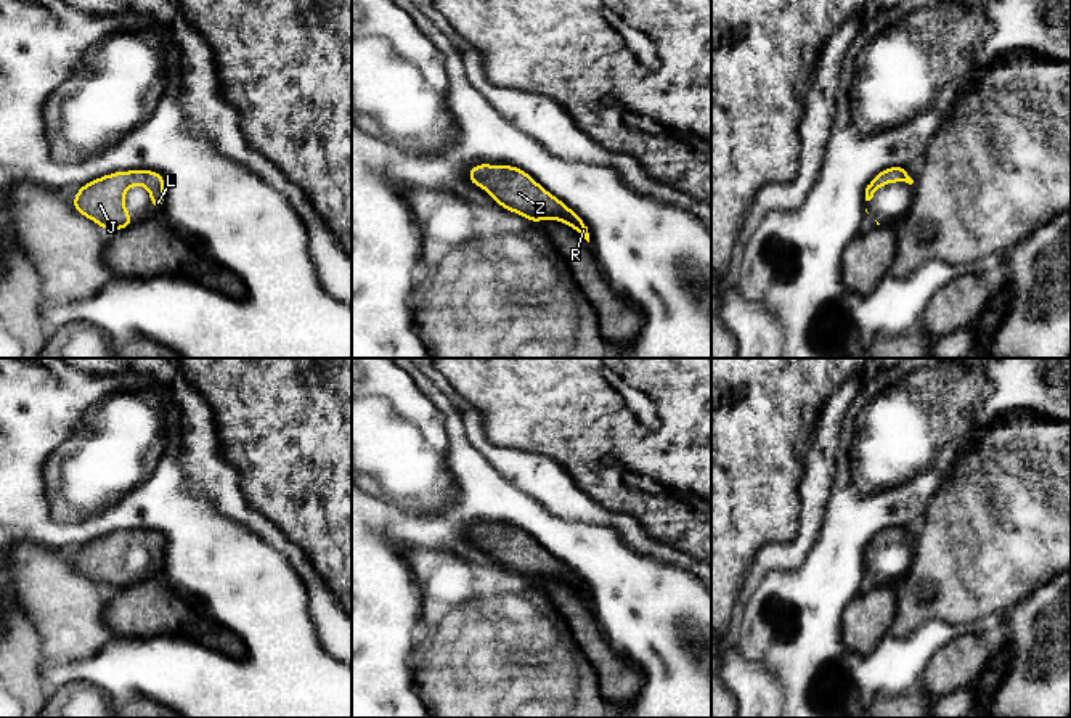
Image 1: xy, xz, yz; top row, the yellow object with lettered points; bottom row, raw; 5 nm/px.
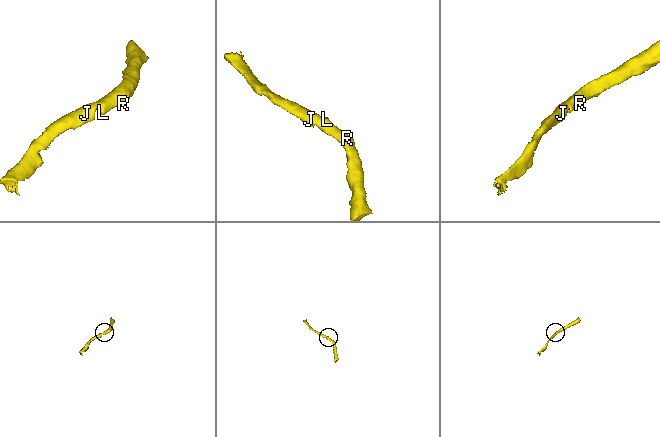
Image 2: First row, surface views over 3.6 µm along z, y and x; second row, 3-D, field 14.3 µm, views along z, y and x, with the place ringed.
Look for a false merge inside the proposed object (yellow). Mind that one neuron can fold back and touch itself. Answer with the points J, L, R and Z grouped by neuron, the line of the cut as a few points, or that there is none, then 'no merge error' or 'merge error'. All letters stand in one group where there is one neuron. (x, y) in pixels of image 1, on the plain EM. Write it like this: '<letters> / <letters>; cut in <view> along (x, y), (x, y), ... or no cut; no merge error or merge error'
J L R Z; no cut; no merge error

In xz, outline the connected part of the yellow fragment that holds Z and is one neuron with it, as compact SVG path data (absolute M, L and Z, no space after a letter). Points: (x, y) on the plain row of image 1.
M478 524L469 530L469 541L482 546L501 567L535 583L543 578L560 580L589 602L586 583L523 530L509 525Z

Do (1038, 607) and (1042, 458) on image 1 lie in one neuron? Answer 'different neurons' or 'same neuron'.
different neurons

